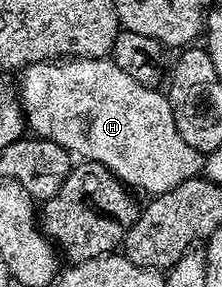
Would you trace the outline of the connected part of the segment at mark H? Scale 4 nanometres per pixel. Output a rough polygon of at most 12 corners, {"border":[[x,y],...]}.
{"border":[[111,57],[33,62],[27,129],[148,196],[197,177],[159,89]]}

